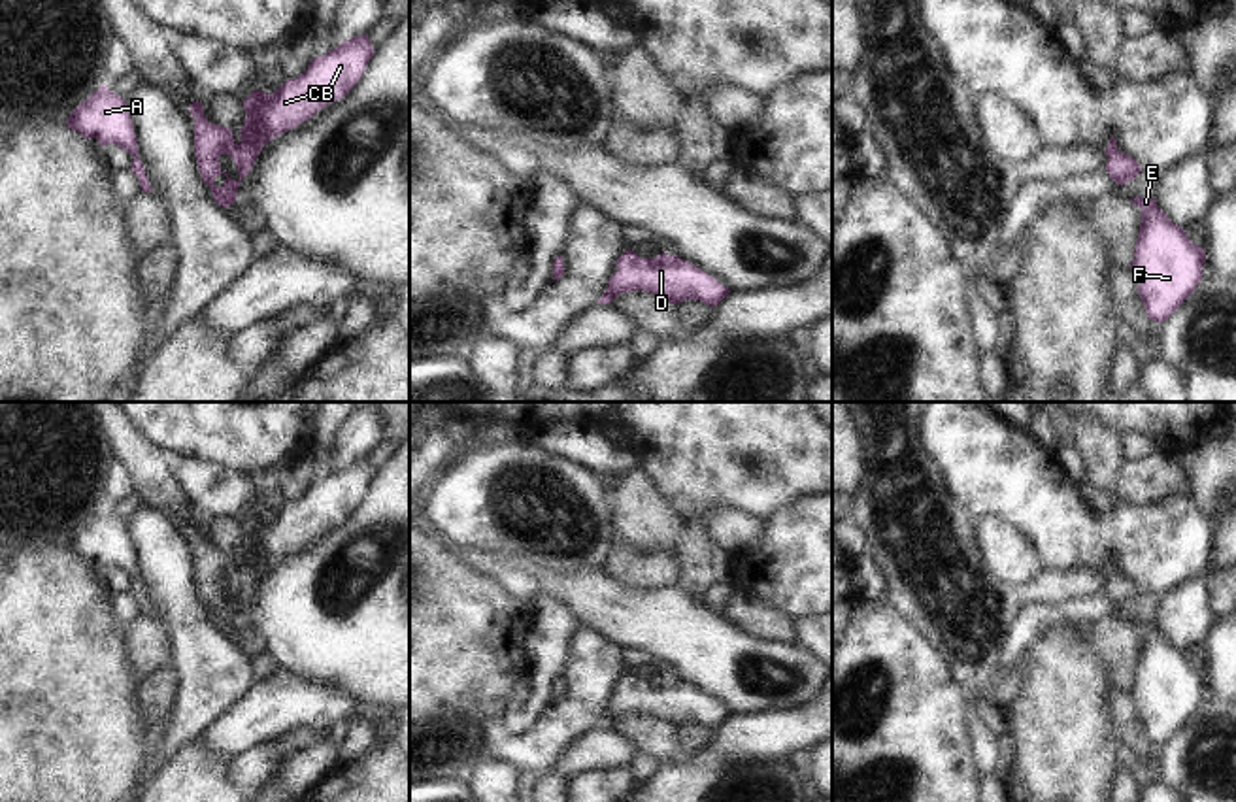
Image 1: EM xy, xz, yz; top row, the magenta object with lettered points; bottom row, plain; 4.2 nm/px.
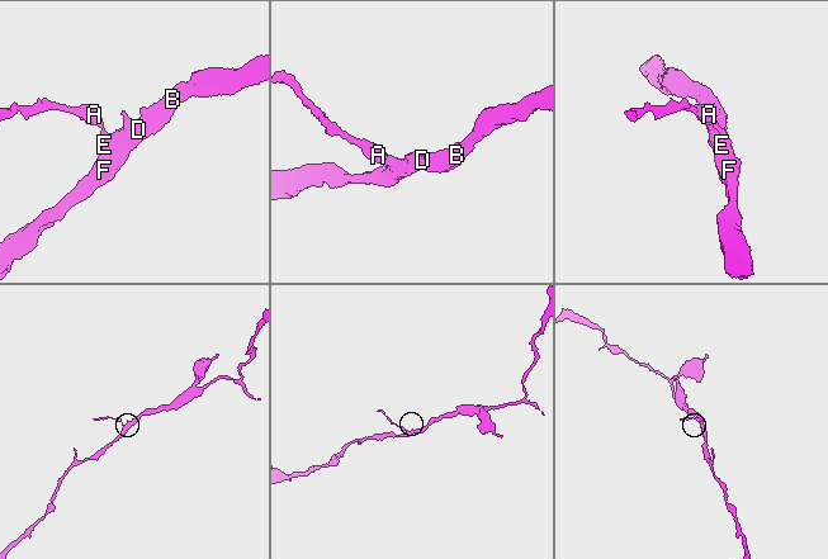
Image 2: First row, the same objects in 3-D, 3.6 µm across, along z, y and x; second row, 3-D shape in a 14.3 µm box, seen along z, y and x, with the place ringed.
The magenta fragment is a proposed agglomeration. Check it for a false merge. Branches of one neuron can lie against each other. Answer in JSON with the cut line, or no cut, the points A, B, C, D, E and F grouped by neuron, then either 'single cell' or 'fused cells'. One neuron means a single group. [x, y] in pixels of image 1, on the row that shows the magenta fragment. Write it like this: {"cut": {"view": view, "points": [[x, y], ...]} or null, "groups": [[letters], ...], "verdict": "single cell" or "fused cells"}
{"cut": null, "groups": [["A", "B", "C", "D", "E", "F"]], "verdict": "single cell"}

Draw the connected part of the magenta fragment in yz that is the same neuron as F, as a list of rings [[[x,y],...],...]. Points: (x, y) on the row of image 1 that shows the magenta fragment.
[[[1155,198],[1130,200],[1142,209],[1142,225],[1134,249],[1132,274],[1138,294],[1151,321],[1166,321],[1202,281],[1206,253],[1185,230],[1172,223]]]

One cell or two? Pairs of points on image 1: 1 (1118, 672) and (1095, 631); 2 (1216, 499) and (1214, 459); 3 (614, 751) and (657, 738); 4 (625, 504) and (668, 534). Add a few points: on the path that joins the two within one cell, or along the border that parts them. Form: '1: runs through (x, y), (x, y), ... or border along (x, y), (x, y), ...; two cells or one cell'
1: runs through (1118, 663), (1118, 653), (1104, 640); one cell
2: runs through (1214, 489), (1214, 468); one cell
3: border along (610, 727), (623, 735), (638, 751); two cells
4: runs through (636, 512), (657, 527); one cell

